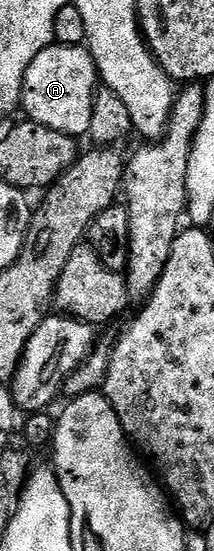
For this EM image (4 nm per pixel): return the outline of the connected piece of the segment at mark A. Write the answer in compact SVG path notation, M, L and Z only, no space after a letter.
M53 45L42 49L30 69L26 69L26 81L22 89L22 111L31 122L46 125L58 133L73 137L87 136L90 129L90 113L94 113L94 97L98 90L96 62L87 46L62 47Z

